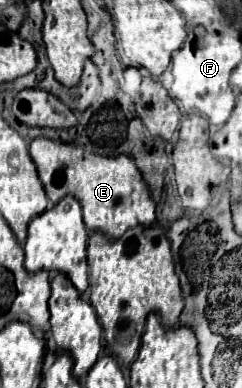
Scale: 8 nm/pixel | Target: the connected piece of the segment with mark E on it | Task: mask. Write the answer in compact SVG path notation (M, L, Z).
M34 138L30 142L30 156L38 168L40 180L50 202L58 202L62 196L76 196L84 210L84 224L90 232L102 230L110 238L120 238L124 230L156 222L156 202L142 178L142 172L130 156L98 156L86 154L82 146L56 142L50 138Z

